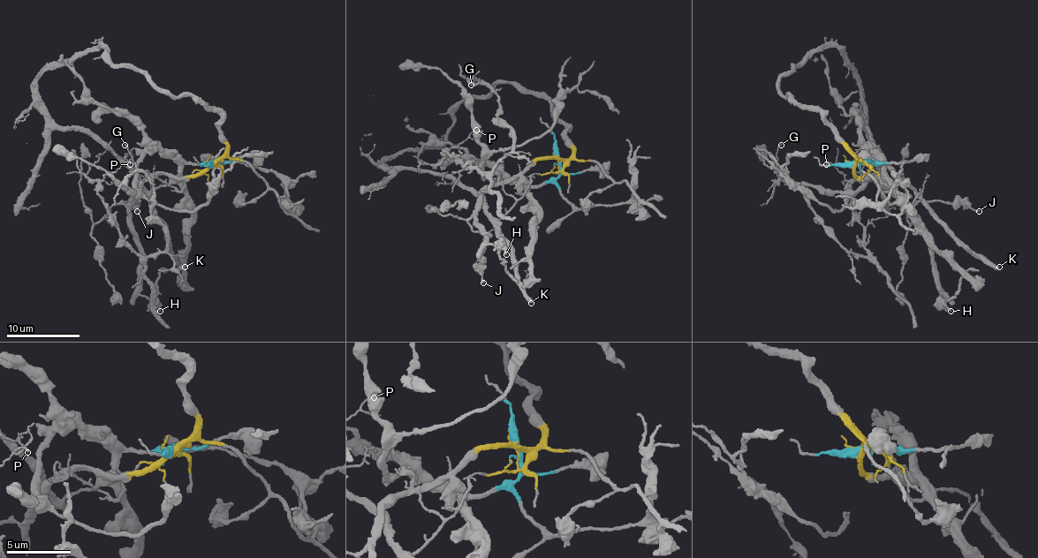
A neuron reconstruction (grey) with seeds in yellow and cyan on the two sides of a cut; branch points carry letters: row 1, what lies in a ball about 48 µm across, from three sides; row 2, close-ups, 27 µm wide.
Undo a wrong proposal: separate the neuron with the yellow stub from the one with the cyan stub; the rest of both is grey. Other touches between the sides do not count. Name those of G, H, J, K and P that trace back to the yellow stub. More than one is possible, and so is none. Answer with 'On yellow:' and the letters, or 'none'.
On yellow: H, J, K

